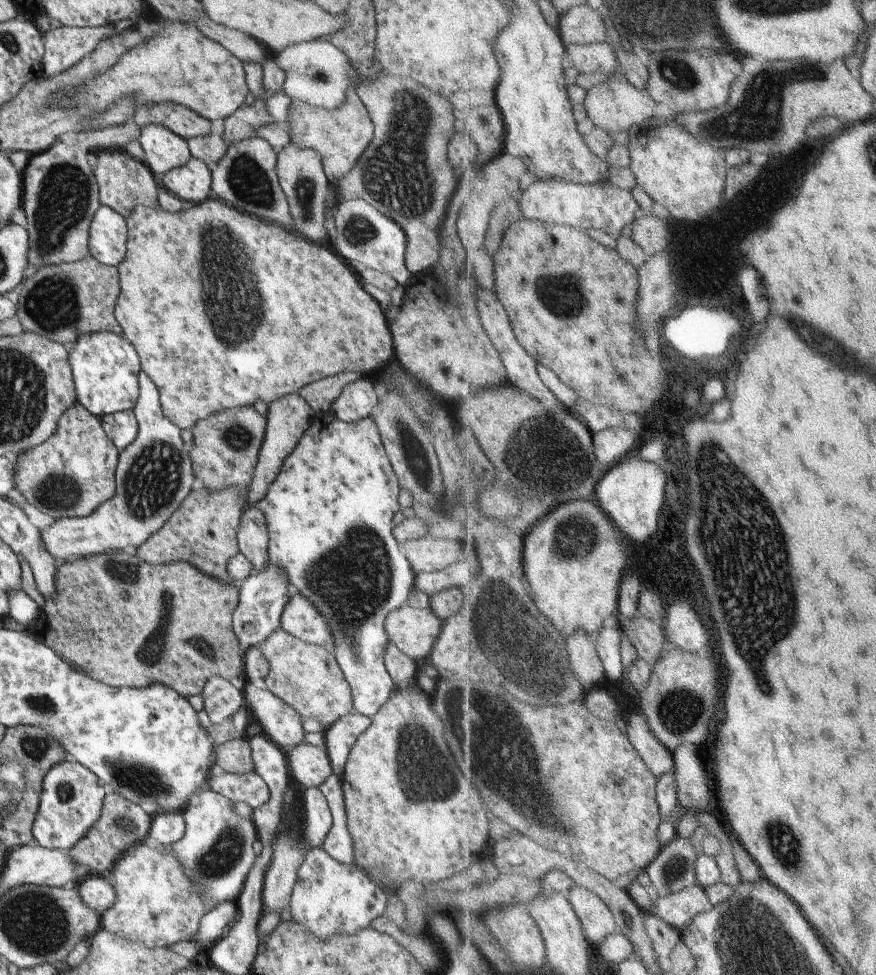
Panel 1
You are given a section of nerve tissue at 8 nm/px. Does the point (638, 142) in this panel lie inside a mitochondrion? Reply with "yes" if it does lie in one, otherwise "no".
no

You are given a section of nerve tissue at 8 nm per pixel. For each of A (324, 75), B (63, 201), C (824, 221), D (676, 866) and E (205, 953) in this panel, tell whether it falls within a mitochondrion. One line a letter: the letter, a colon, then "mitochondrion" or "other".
A: mitochondrion
B: mitochondrion
C: other
D: mitochondrion
E: other

